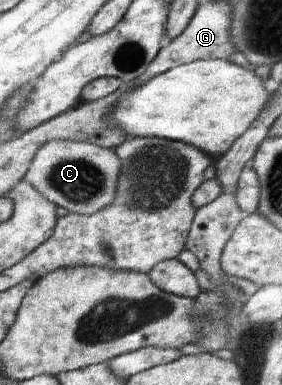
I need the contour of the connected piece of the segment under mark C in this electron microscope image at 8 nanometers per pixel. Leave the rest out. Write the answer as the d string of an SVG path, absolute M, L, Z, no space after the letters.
M55 139L39 148L24 177L55 206L91 216L116 199L120 170L121 159L115 150L85 141Z

